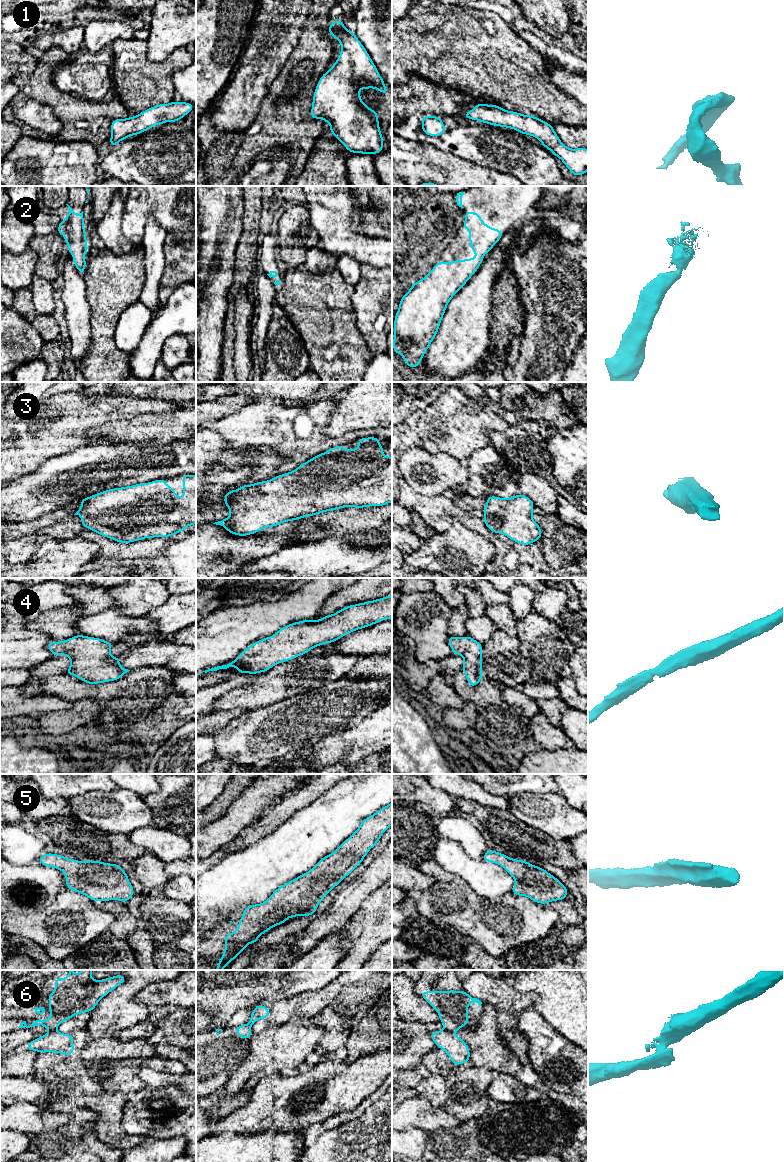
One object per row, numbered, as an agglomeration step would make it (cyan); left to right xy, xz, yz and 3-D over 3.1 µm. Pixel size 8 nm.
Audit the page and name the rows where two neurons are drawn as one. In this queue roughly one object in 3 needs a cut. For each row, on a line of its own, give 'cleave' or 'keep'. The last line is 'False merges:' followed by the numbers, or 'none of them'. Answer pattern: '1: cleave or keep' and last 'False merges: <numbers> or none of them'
1: keep
2: keep
3: keep
4: keep
5: keep
6: cleave
False merges: 6

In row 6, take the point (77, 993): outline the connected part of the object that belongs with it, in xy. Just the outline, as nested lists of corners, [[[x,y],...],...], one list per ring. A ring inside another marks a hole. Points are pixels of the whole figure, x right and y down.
[[[69,970],[66,978],[55,979],[55,991],[49,993],[49,1020],[36,1020],[30,1026],[23,1021],[19,1028],[43,1025],[53,1031],[57,1026],[73,1016],[91,1012],[98,1002],[117,986],[125,982],[123,974],[102,980],[94,980],[92,970],[82,970],[75,974]]]

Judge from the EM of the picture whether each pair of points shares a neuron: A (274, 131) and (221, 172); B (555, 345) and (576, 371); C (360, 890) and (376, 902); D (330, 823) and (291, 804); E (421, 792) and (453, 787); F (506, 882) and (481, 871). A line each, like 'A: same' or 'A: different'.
A: same
B: different
C: different
D: different
E: different
F: same

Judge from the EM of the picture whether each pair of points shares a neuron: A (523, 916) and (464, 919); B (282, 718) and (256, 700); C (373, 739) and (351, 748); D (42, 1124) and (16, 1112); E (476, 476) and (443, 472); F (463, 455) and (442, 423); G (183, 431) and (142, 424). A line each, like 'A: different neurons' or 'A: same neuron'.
A: same neuron
B: different neurons
C: same neuron
D: same neuron
E: different neurons
F: same neuron
G: same neuron

